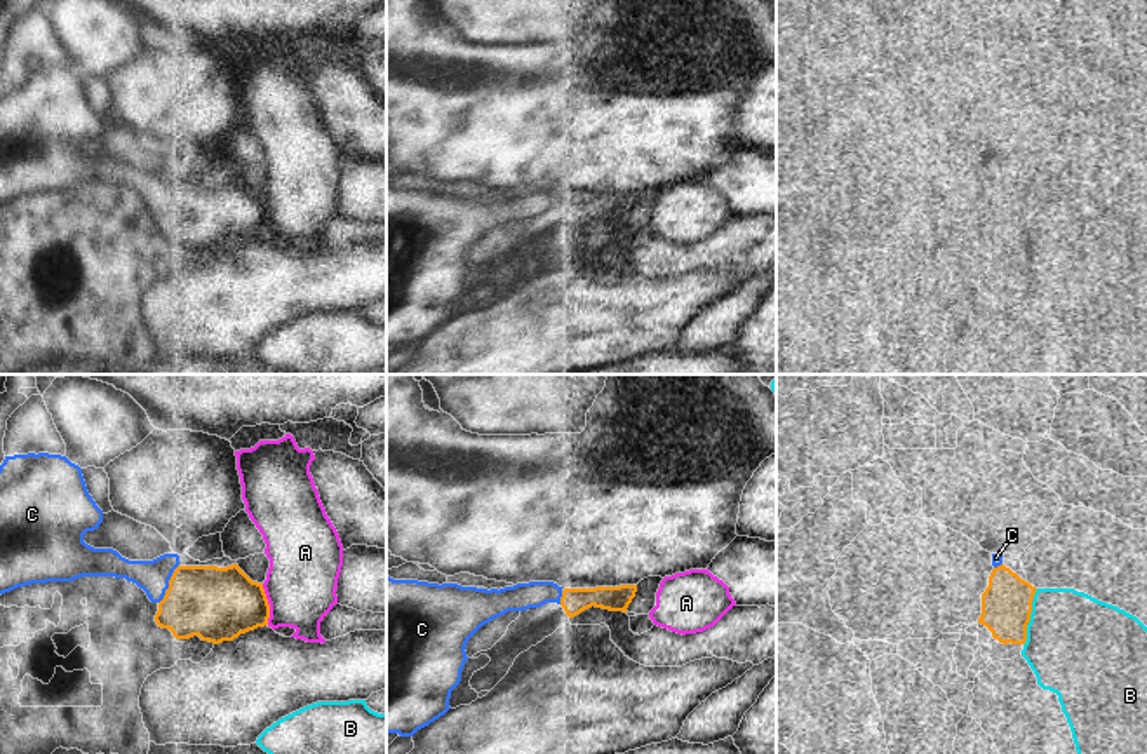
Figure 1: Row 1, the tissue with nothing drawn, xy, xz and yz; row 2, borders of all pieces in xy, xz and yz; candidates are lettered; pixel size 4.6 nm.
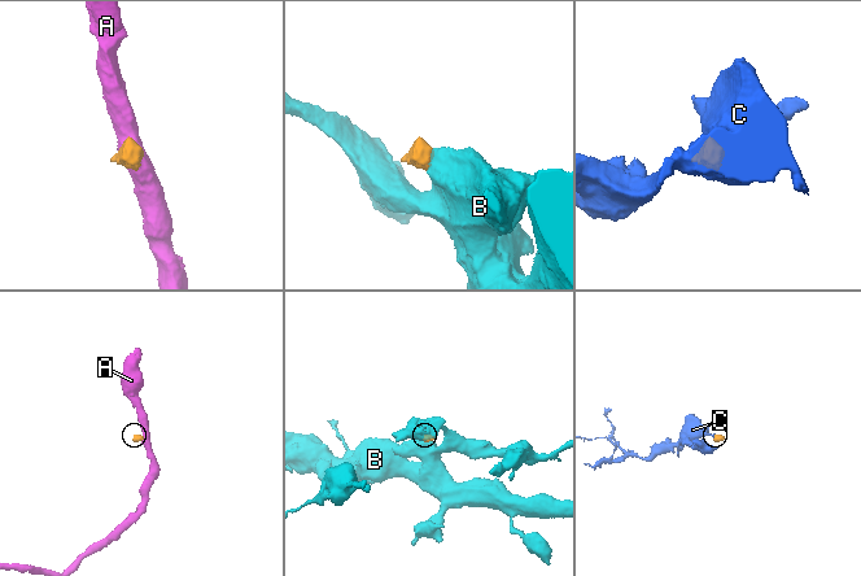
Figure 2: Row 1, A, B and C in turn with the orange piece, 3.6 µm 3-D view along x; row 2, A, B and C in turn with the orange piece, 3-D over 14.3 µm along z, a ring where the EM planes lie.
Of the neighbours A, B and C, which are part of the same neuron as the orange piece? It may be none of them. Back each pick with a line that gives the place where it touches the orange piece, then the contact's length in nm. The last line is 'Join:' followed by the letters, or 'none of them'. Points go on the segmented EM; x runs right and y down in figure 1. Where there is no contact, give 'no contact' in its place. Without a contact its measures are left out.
C: xy (169, 584) | 200 nm
Join: C

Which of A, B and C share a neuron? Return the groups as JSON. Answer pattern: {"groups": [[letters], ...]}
{"groups": [["A"], ["B"], ["C"]]}

